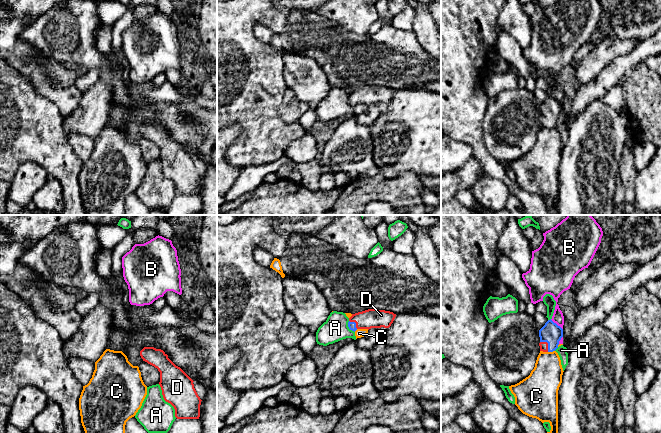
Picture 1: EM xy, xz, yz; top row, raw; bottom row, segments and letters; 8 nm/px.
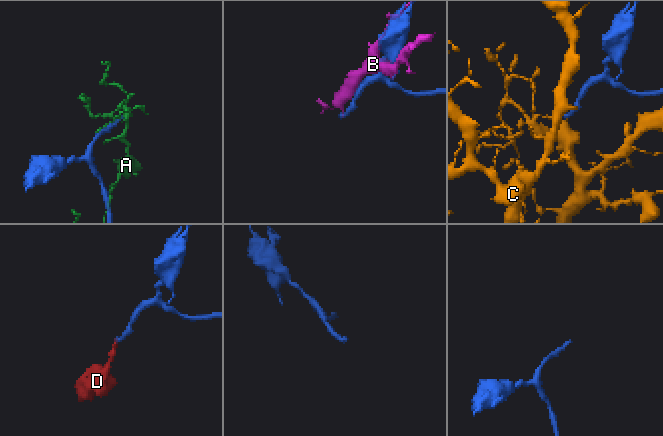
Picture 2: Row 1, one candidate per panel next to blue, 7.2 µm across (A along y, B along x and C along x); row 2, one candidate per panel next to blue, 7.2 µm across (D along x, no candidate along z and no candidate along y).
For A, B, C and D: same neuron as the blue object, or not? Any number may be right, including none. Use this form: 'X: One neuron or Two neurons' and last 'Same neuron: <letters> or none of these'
A: Two neurons
B: Two neurons
C: Two neurons
D: One neuron
Same neuron: D

